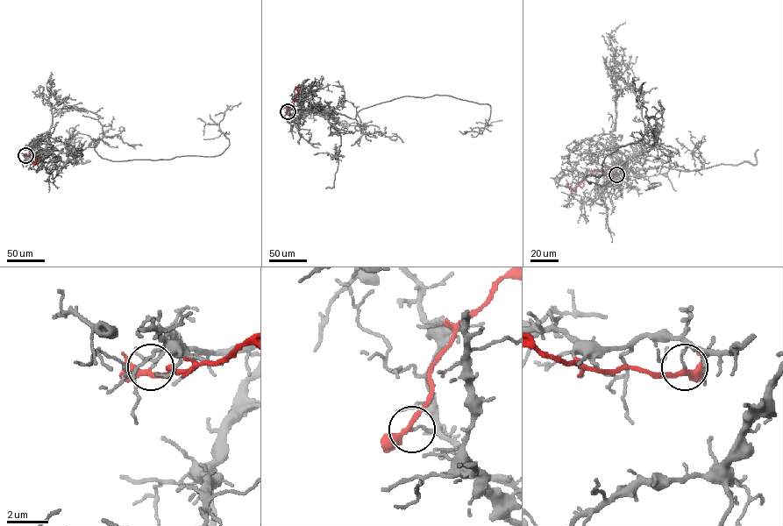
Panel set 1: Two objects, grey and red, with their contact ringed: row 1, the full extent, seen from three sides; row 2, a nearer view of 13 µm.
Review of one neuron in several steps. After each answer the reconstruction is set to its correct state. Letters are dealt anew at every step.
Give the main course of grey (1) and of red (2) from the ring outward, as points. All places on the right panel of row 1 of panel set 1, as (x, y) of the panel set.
1: (616, 174), (628, 159), (615, 148), (629, 171), (629, 159), (603, 186), (586, 177), (651, 130), (632, 77)
2: (616, 174), (596, 169), (573, 191), (568, 188), (565, 179)

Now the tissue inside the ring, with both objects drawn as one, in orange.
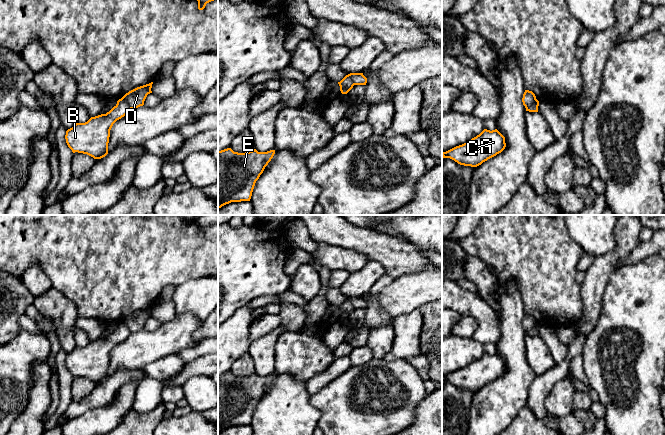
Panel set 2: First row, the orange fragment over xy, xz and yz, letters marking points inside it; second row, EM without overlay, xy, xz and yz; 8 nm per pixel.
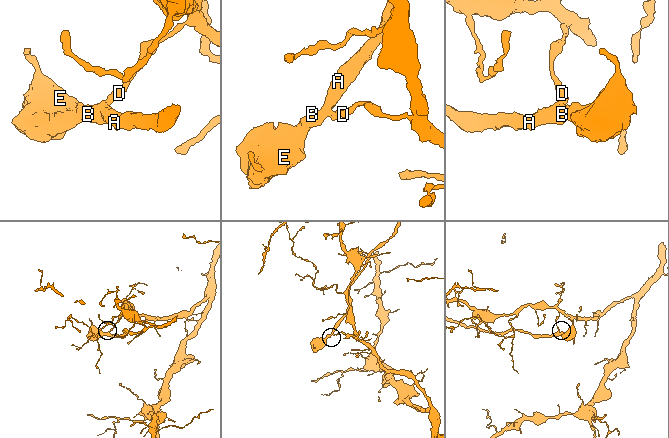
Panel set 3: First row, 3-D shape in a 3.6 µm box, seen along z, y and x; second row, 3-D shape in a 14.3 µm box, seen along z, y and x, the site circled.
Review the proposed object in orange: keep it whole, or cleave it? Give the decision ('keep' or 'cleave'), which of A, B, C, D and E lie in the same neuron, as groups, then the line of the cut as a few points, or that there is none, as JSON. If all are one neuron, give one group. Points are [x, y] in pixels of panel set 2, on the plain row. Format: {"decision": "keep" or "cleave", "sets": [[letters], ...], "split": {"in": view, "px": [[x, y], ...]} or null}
{"decision": "cleave", "sets": [["A", "B", "C", "E"], ["D"]], "split": {"in": "xy", "px": [[121, 322], [131, 332]]}}

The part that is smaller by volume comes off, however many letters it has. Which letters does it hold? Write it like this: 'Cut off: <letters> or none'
Cut off: A, B, C, E

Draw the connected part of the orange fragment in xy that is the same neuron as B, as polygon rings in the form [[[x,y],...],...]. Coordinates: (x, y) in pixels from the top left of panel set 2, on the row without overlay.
[[[124,323],[106,338],[91,341],[85,347],[77,346],[66,355],[65,363],[73,377],[87,378],[94,383],[101,383],[108,378],[110,354],[113,348],[131,334]]]

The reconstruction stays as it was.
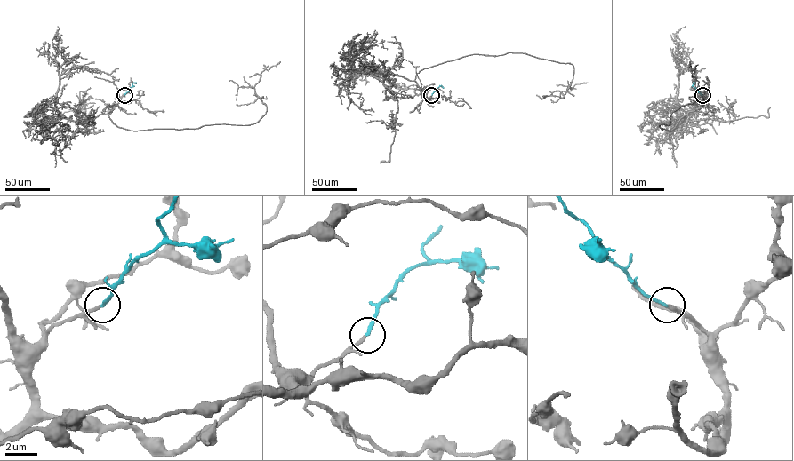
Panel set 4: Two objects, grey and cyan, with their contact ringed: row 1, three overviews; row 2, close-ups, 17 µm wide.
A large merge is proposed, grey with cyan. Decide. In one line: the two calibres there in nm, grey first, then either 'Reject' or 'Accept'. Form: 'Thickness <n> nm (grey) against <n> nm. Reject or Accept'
Thickness 190 nm (grey) against 190 nm. Accept

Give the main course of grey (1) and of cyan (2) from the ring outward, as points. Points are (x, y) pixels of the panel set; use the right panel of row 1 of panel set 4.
1: (702, 95), (702, 107), (672, 131), (661, 129), (672, 112), (701, 95), (690, 61)
2: (702, 95), (693, 86), (694, 83)

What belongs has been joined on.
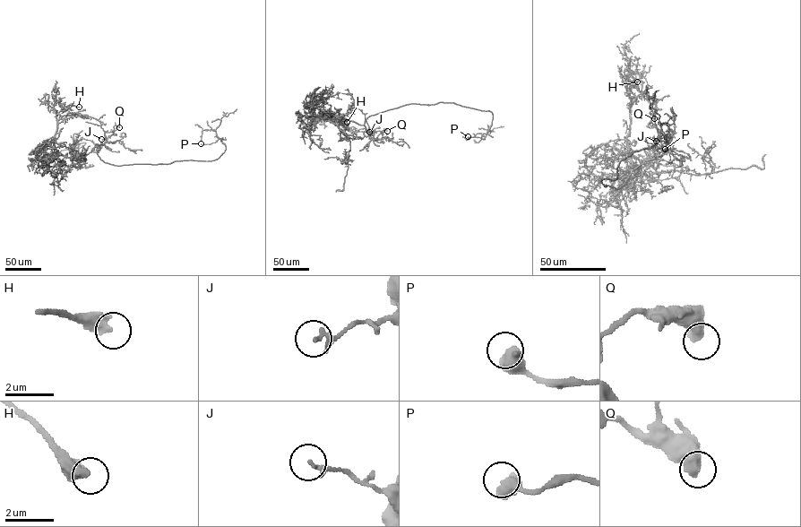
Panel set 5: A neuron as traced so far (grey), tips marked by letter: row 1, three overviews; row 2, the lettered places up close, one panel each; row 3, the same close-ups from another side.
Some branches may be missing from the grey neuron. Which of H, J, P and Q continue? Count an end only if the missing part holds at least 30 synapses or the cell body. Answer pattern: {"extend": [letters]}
{"extend": []}

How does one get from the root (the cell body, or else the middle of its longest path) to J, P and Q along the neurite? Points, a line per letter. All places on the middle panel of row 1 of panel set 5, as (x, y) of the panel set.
J: (399, 107), (368, 116), (364, 125), (369, 137), (374, 140), (369, 132)
P: (399, 107), (412, 103), (450, 102), (491, 111), (492, 123), (485, 137), (468, 136)
Q: (399, 107), (371, 115), (365, 120), (364, 125), (370, 139), (374, 140), (383, 129), (387, 131)

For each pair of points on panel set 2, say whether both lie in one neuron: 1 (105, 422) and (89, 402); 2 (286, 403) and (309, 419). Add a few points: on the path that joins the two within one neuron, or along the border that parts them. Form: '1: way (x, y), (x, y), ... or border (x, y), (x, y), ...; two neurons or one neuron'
1: border (116, 399), (106, 406), (88, 409), (73, 418); two neurons
2: way (292, 406), (303, 417); one neuron

